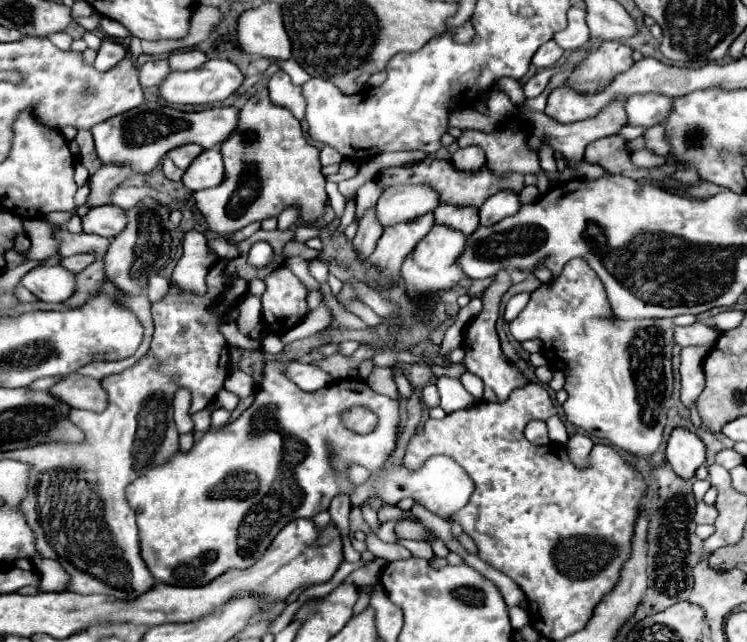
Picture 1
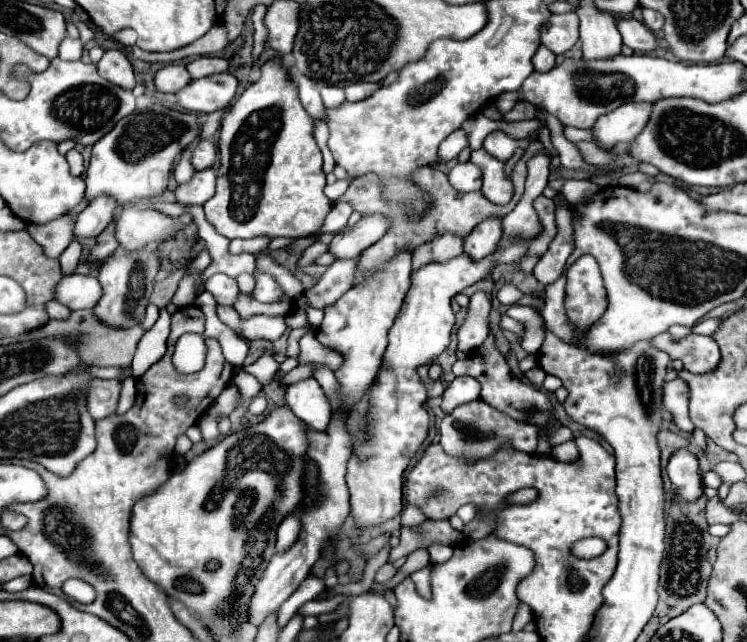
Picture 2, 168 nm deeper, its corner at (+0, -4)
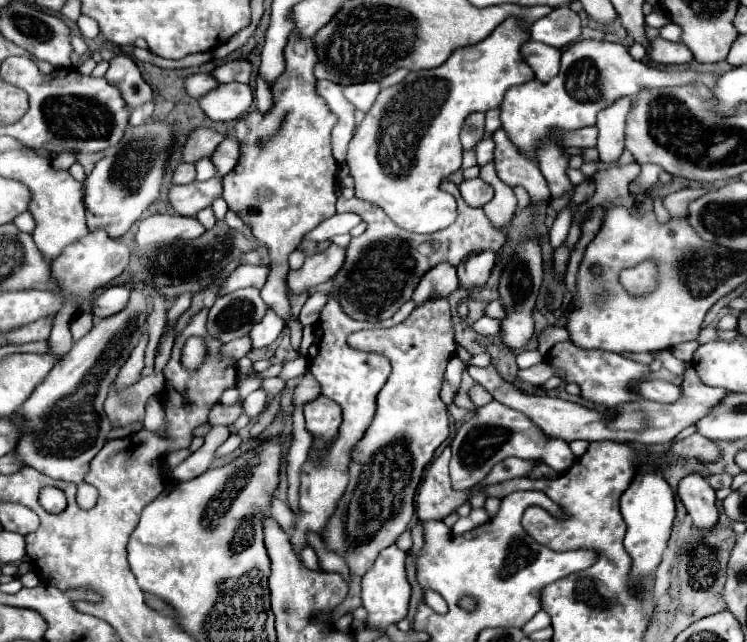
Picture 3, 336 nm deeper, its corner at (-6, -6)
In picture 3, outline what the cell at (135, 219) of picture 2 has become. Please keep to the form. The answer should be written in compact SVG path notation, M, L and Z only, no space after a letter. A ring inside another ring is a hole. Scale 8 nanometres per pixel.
M151 214L145 220L139 220L137 244L153 244L153 242L171 242L177 238L197 238L205 232L205 226L197 218L187 218L179 214Z

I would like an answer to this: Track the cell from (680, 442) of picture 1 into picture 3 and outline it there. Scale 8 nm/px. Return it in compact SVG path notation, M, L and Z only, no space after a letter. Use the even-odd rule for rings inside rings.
M689 474L679 482L679 498L693 518L693 524L707 534L719 520L715 490L701 474Z

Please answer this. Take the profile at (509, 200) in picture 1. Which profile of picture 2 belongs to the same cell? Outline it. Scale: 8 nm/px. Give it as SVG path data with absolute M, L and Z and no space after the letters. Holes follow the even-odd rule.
M503 218L483 220L483 224L479 224L479 228L475 228L475 232L471 232L465 238L465 252L473 260L481 260L483 256L495 252L495 246L503 236L501 222L503 222Z

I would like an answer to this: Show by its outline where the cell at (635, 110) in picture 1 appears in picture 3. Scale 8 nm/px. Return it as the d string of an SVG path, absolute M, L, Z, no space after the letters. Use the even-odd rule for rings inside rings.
M619 98L613 106L607 106L597 114L597 152L601 162L613 164L619 160L625 148L625 118L631 108L631 98Z

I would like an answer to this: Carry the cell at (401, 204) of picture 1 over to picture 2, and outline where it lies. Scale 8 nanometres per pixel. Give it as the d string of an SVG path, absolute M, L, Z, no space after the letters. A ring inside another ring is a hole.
M363 216L353 228L337 232L329 244L329 250L337 258L355 258L371 244L375 244L381 236L385 236L387 228L391 228L391 220L387 220L387 216Z

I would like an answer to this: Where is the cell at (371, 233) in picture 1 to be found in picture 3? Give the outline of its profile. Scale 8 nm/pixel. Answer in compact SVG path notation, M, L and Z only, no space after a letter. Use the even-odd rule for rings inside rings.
M321 292L311 294L307 298L307 302L305 302L305 306L301 308L299 322L303 326L313 326L317 322L317 318L319 318L319 314L321 314L321 310L323 310L323 306L325 306L327 300L329 300L329 294L321 294Z

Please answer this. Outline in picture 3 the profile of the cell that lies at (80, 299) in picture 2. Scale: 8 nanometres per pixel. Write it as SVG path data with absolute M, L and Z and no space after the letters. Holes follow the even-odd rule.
M109 286L103 290L103 294L95 300L93 314L97 318L107 318L117 314L117 310L125 308L125 302L129 302L131 288L129 286Z

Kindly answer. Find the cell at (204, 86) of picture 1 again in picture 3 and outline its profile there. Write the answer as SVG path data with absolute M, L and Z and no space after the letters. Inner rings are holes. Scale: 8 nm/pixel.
M221 84L219 88L205 94L201 100L201 110L219 122L231 122L243 118L253 106L253 90L249 84Z

